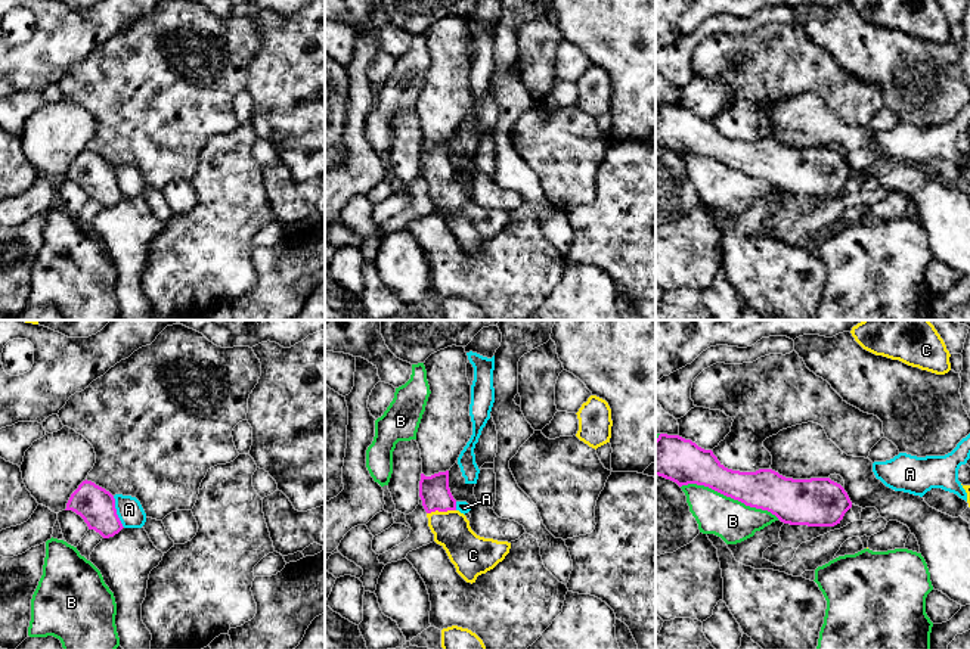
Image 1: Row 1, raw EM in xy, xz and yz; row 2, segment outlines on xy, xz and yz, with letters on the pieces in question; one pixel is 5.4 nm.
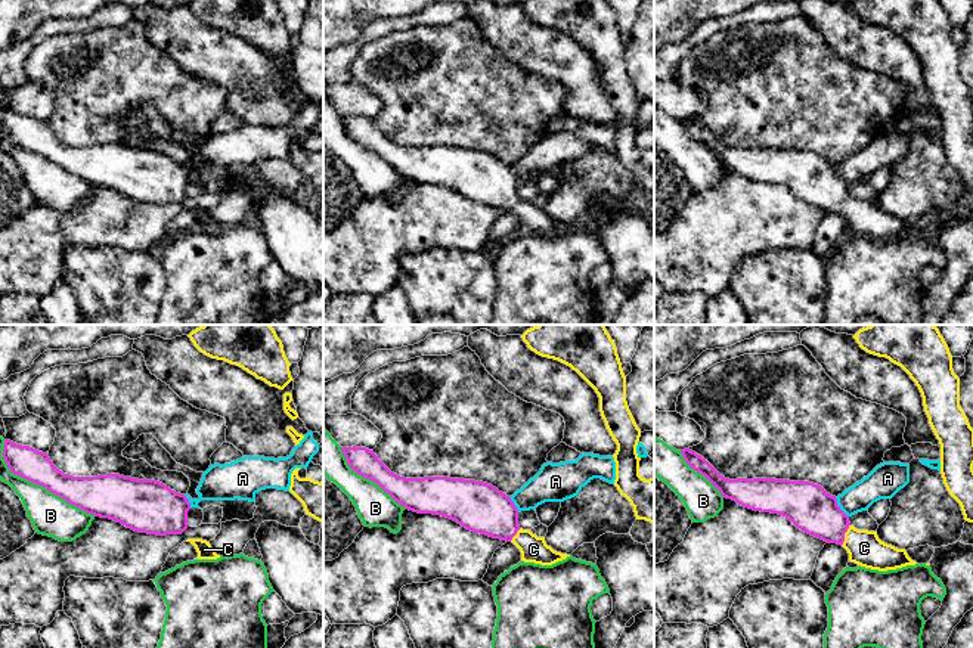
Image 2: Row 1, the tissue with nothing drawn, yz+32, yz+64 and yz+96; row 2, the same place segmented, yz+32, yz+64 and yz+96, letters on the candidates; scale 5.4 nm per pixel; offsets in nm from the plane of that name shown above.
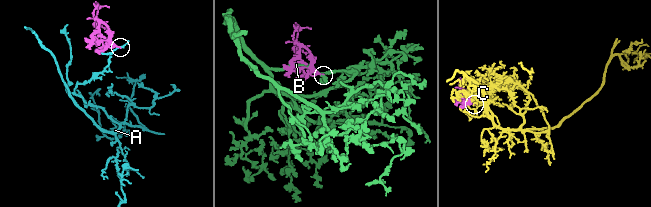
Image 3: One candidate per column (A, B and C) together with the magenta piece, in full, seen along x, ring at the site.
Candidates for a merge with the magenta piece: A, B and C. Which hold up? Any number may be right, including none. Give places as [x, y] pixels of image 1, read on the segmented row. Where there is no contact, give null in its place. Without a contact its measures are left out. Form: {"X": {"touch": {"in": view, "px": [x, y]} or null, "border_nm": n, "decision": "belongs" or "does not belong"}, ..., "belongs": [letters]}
{"A": {"touch": {"in": "xy", "px": [115, 512]}, "border_nm": 190, "decision": "does not belong"}, "B": {"touch": {"in": "yz", "px": [730, 496]}, "border_nm": 550, "decision": "does not belong"}, "C": {"touch": {"in": "xz", "px": [440, 511]}, "border_nm": 160, "decision": "belongs"}, "belongs": ["C"]}

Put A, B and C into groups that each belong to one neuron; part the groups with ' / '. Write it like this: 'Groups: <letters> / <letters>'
Groups: A / B / C

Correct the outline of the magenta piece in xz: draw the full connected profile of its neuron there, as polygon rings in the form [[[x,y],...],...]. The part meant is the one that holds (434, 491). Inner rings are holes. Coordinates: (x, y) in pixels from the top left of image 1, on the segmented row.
[[[449,471],[431,476],[421,473],[419,497],[434,541],[446,550],[467,583],[475,583],[478,575],[493,569],[509,553],[511,543],[484,538],[471,530],[467,516],[456,509]]]

